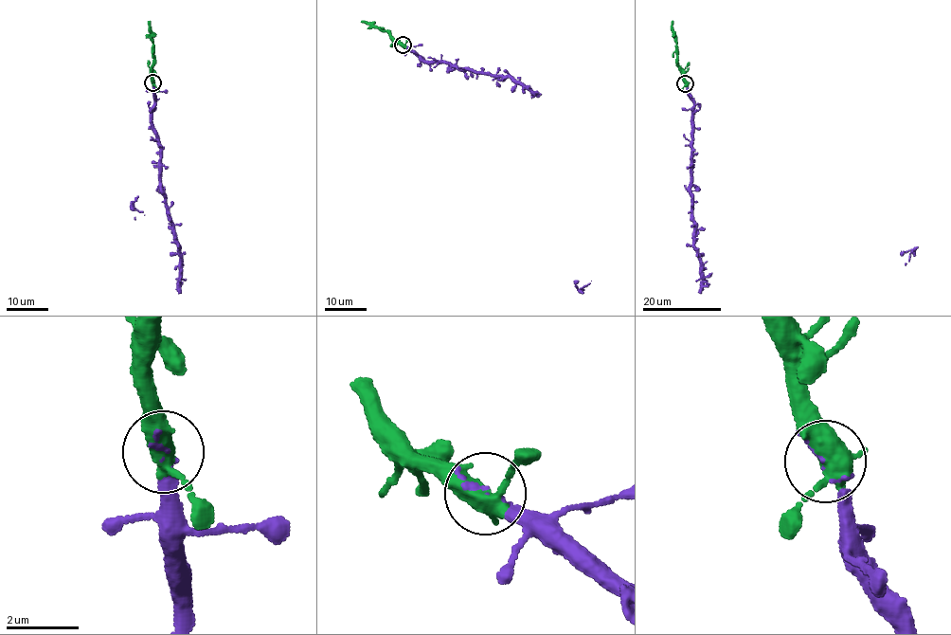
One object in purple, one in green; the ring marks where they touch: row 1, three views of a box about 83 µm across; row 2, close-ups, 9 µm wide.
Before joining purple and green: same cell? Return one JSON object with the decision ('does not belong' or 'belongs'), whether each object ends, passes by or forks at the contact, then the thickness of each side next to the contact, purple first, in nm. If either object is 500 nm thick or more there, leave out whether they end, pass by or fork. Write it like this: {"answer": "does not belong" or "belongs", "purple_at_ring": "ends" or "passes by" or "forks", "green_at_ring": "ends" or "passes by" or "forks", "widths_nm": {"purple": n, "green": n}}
{"answer": "belongs", "widths_nm": {"purple": 70, "green": 550}}

